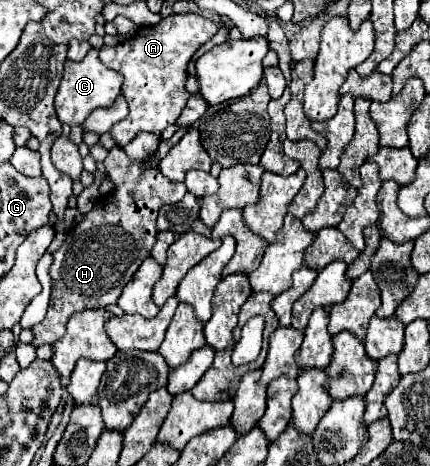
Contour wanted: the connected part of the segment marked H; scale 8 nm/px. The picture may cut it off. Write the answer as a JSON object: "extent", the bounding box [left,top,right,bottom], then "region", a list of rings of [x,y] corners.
{"extent":[33,147,187,347],"region":[[[114,147],[104,160],[107,175],[115,183],[115,191],[99,197],[81,223],[67,231],[65,243],[53,253],[51,263],[51,299],[45,319],[35,325],[33,347],[51,345],[65,333],[67,319],[85,309],[101,309],[117,303],[123,287],[135,275],[145,257],[149,257],[155,245],[155,219],[157,211],[165,203],[175,203],[187,193],[183,183],[165,179],[157,165],[145,169],[143,163],[131,161],[124,149]]]}

